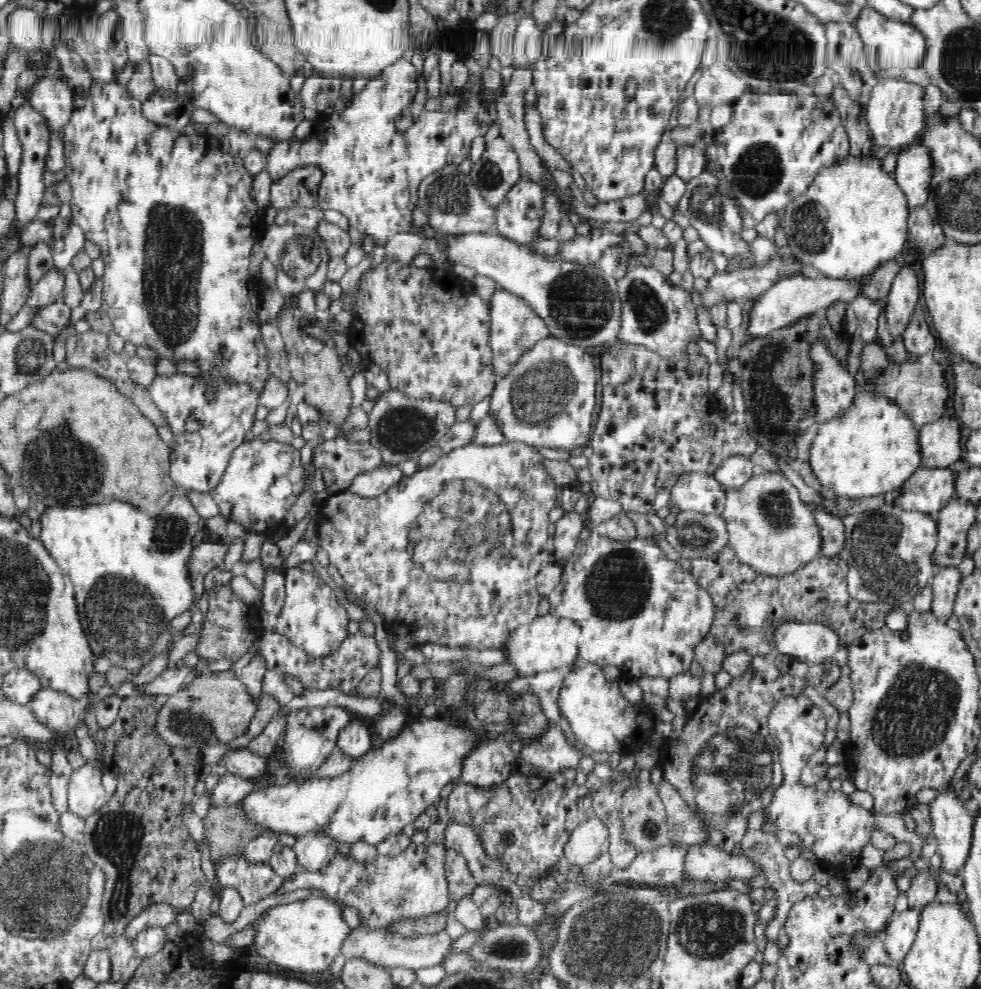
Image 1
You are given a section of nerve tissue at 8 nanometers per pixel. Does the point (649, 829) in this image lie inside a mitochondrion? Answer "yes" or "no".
yes

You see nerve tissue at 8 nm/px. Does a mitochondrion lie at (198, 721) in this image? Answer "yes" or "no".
yes

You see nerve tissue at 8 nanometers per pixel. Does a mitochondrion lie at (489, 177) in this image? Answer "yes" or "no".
yes

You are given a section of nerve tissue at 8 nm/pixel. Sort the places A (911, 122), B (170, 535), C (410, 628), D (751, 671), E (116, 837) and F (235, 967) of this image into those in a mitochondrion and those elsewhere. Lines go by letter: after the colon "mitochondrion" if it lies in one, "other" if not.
A: other
B: mitochondrion
C: other
D: other
E: mitochondrion
F: other

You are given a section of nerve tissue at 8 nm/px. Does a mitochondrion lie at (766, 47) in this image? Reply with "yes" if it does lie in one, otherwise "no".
yes

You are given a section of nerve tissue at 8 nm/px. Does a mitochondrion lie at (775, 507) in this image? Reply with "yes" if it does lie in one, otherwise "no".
yes

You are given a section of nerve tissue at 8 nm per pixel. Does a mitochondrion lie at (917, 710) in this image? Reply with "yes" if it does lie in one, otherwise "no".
yes

